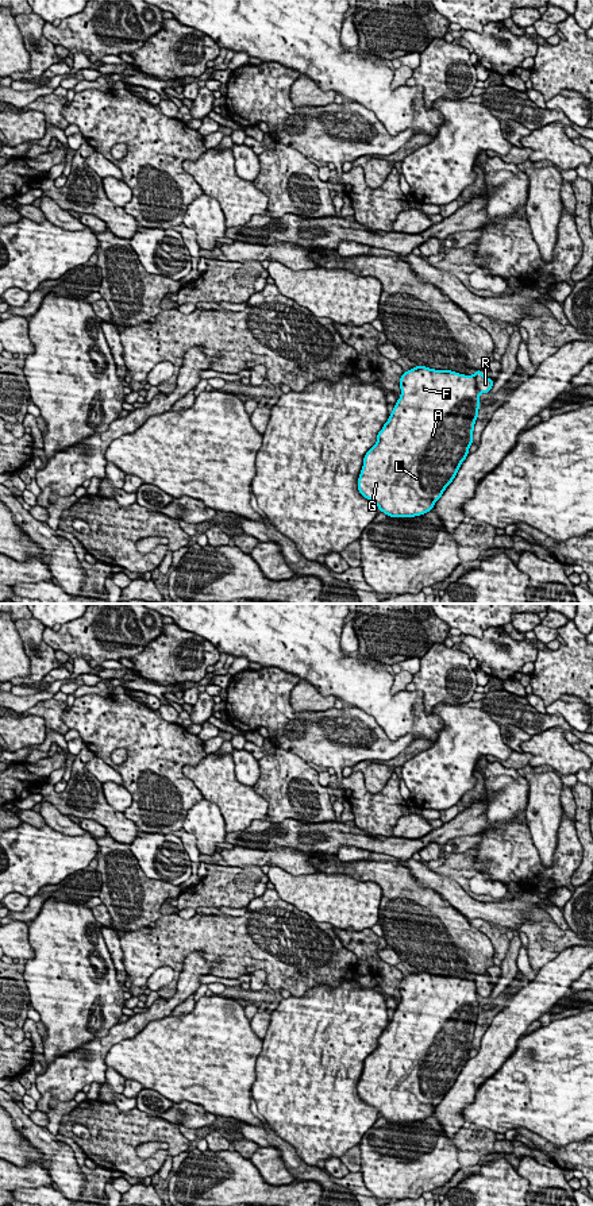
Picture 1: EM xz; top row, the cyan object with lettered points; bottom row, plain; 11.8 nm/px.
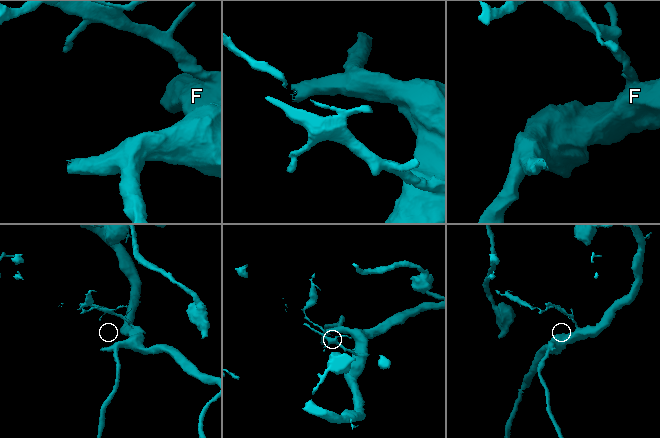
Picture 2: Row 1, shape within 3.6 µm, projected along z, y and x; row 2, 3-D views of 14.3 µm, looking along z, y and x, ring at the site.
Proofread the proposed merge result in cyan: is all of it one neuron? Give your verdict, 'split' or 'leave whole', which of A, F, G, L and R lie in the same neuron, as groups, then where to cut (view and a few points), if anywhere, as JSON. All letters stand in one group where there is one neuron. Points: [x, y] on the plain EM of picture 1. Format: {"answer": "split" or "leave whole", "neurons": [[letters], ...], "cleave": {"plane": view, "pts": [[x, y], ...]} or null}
{"answer": "split", "neurons": [["A", "F", "G", "L"], ["R"]], "cleave": {"plane": "xz", "pts": [[473, 981], [474, 990], [480, 997]]}}

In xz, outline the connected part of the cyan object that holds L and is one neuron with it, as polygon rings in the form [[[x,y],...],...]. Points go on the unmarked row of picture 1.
[[[417,970],[400,983],[401,1001],[388,1026],[377,1040],[377,1048],[365,1059],[358,1083],[359,1098],[390,1122],[415,1122],[434,1114],[446,1093],[455,1083],[473,1049],[474,1029],[480,1014],[480,997],[474,980],[435,975]]]

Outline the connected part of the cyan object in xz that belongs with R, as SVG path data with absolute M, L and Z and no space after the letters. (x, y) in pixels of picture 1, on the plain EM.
M475 975L474 983L475 983L475 994L480 998L489 998L489 995L492 994L494 986L492 986L488 982L484 982L482 975Z

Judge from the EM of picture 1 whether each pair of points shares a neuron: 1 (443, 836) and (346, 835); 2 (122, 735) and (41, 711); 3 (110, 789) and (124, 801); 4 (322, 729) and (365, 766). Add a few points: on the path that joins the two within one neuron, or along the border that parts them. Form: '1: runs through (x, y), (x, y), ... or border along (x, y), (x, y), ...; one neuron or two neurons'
1: runs through (419, 843), (415, 846), (370, 843); one neuron
2: border along (64, 709), (58, 717); two neurons
3: runs through (114, 793), (120, 798); one neuron
4: border along (391, 758), (362, 759), (353, 767); two neurons

